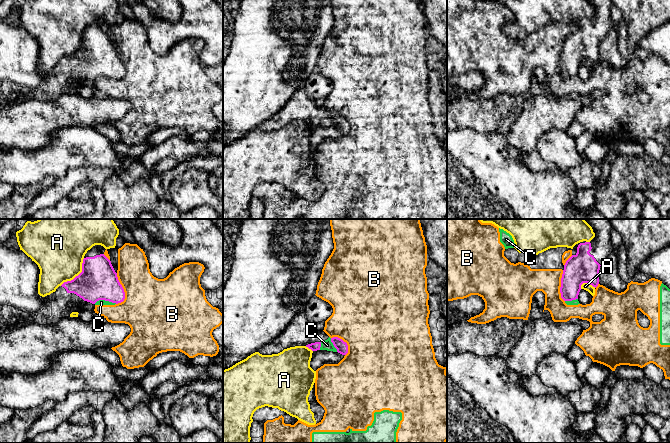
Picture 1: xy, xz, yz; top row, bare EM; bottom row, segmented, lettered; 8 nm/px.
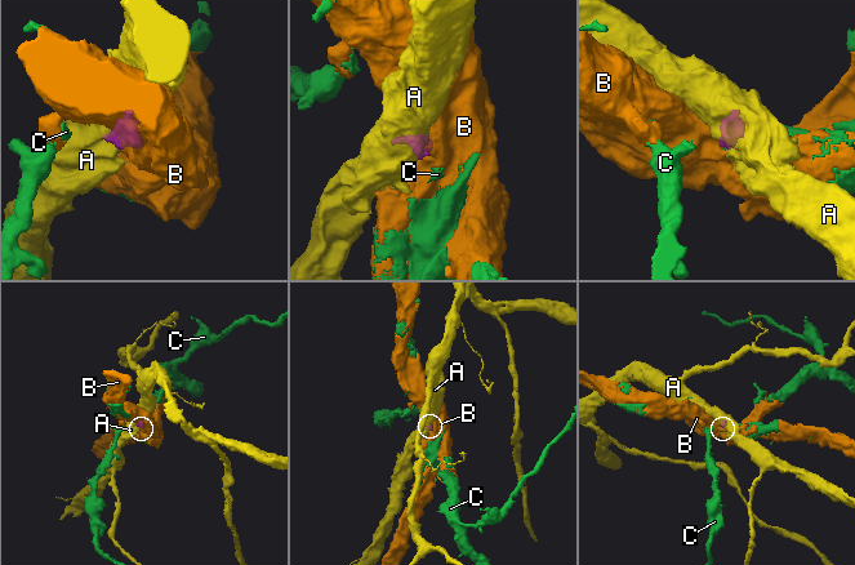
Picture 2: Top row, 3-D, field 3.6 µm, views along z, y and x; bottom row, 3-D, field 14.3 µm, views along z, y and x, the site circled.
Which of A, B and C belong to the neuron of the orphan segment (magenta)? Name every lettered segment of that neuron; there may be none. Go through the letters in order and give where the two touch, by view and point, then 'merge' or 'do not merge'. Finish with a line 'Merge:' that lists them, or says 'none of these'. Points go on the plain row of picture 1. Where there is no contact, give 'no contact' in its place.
A: xy (78, 51) | do not merge
B: xy (123, 66) | do not merge
C: xy (105, 76) | do not merge
Merge: none of these

